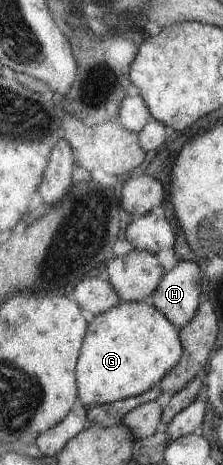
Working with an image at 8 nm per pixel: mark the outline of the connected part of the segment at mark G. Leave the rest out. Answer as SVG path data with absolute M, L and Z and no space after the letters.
M120 301L94 315L78 351L74 376L77 398L83 406L137 396L159 382L181 357L178 330L152 305Z

